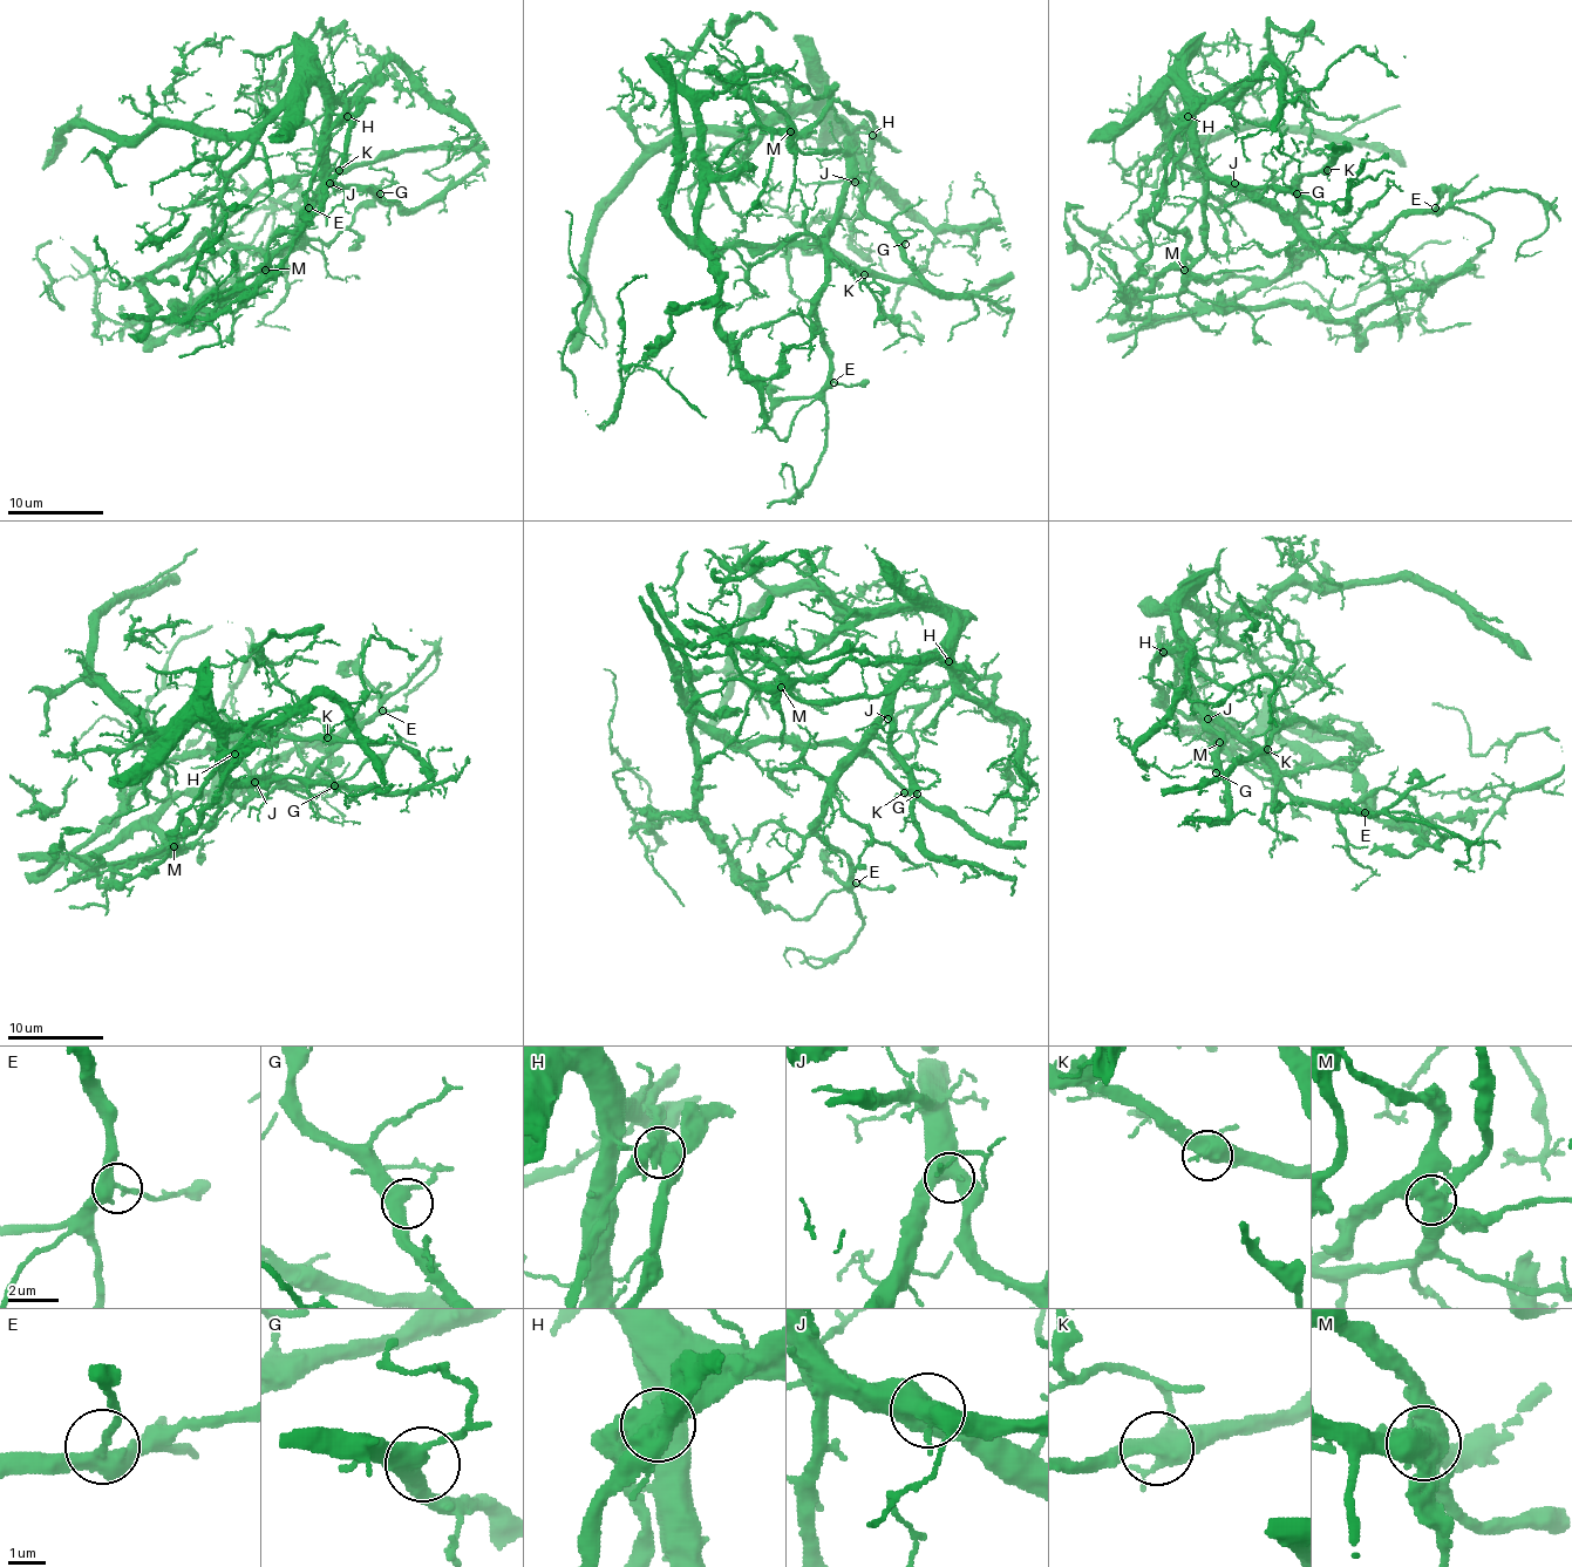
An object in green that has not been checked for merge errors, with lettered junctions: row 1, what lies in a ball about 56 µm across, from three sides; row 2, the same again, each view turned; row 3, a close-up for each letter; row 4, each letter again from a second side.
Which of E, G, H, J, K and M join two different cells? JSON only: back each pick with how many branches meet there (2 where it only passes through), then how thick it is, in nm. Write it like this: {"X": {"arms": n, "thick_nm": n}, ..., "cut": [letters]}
{"H": {"arms": 5, "thick_nm": 600}, "K": {"arms": 3, "thick_nm": 440}, "M": {"arms": 3, "thick_nm": 650}, "cut": ["H", "K", "M"]}

